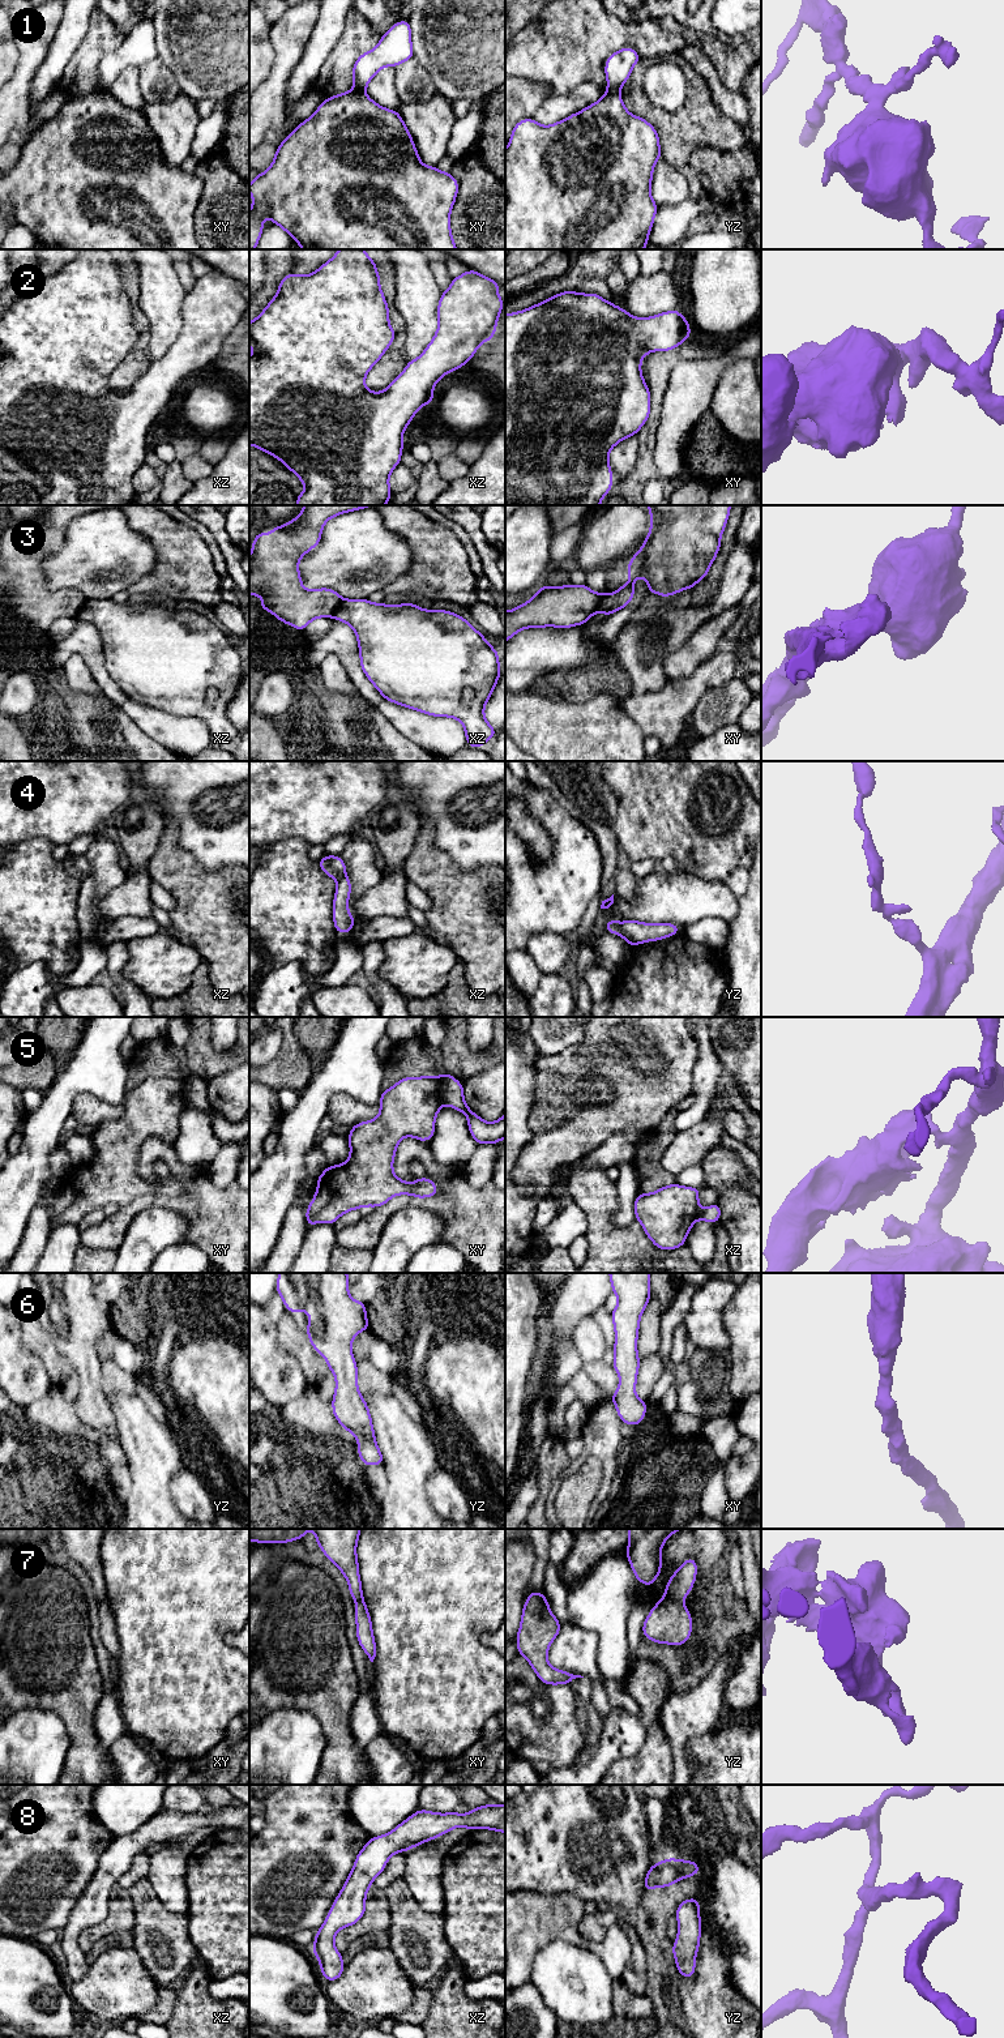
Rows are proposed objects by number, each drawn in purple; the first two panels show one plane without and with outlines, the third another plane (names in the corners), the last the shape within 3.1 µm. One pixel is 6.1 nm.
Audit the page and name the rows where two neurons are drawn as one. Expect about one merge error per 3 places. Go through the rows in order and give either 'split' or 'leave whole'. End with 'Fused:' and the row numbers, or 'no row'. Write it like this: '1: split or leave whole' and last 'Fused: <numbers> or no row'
1: split
2: leave whole
3: split
4: split
5: split
6: leave whole
7: split
8: leave whole
Fused: 1, 3, 4, 5, 7

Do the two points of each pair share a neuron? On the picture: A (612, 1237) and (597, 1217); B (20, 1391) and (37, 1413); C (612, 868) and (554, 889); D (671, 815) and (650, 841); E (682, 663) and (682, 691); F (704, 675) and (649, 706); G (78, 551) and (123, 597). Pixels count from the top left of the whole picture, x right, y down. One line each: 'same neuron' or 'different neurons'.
A: same neuron
B: different neurons
C: different neurons
D: same neuron
E: different neurons
F: same neuron
G: different neurons

